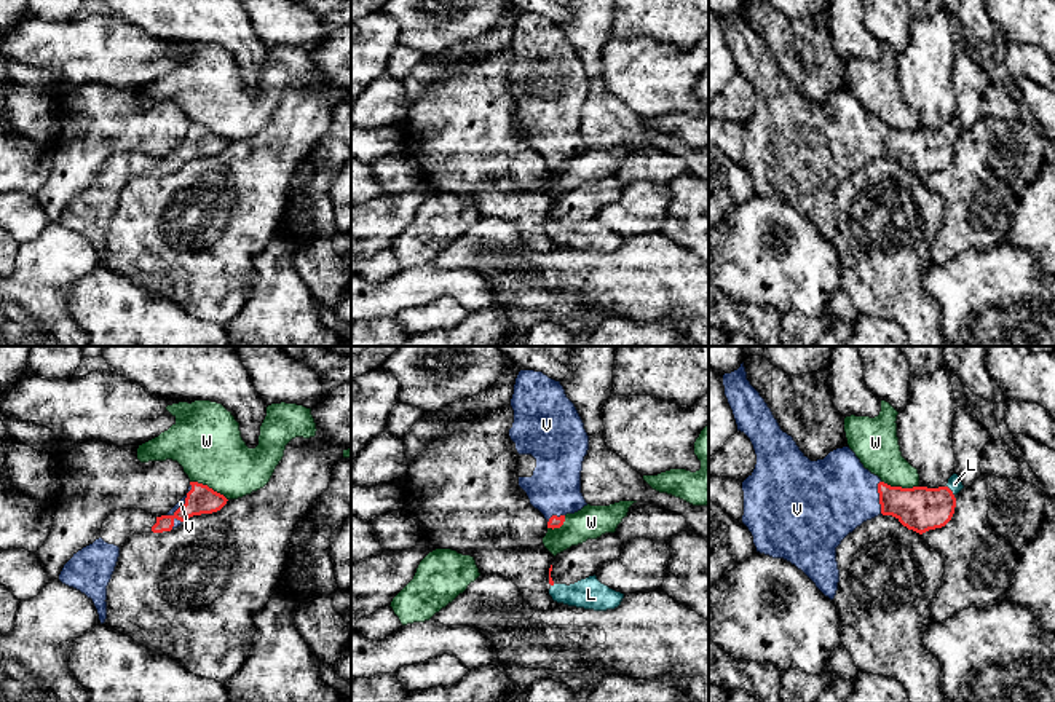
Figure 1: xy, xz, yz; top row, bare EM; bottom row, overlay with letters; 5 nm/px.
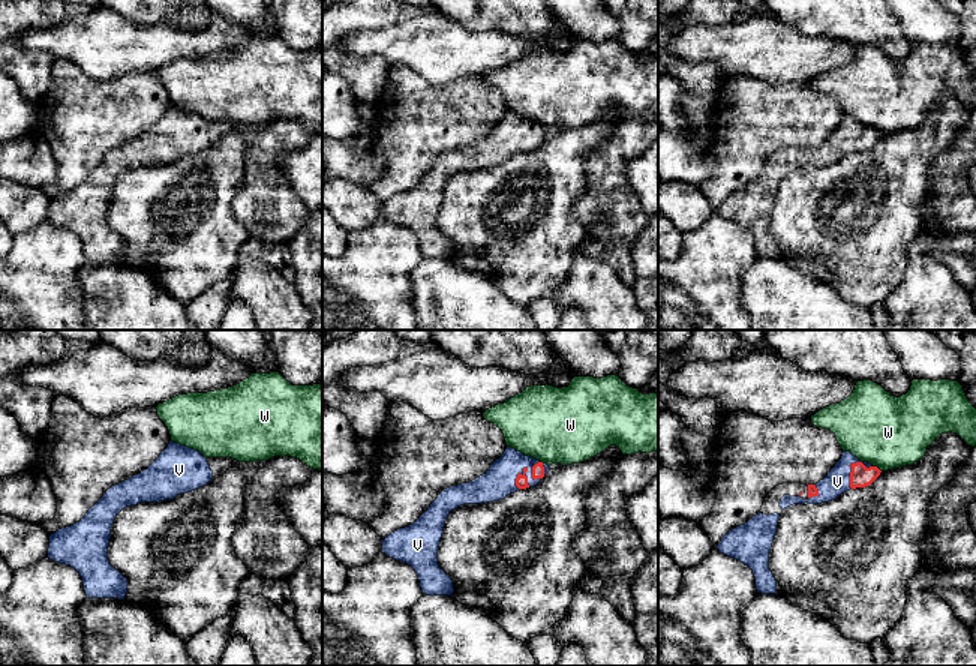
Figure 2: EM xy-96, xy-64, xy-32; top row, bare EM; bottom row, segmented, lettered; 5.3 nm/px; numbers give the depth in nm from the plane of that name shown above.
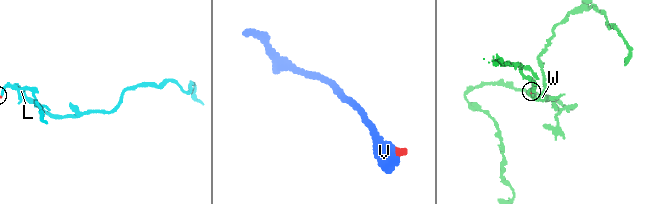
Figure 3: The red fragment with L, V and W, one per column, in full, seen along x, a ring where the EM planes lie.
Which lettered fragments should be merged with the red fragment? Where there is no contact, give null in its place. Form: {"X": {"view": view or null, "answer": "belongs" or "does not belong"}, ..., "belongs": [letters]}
{"L": {"view": "yz", "answer": "belongs"}, "V": {"view": "yz", "answer": "belongs"}, "W": {"view": "xy", "answer": "does not belong"}, "belongs": ["L", "V"]}

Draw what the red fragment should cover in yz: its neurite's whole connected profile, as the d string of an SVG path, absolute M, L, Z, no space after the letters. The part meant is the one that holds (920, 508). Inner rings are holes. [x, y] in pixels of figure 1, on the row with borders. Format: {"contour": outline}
{"contour": "M744 362L737 370L723 375L723 386L737 431L750 439L757 455L753 472L742 482L742 523L752 533L757 552L790 562L830 600L835 598L840 582L836 547L863 522L892 515L908 530L923 534L951 520L954 496L964 488L958 474L945 487L902 488L884 483L865 469L849 447L811 461L793 437L780 429L765 399L750 385Z"}

